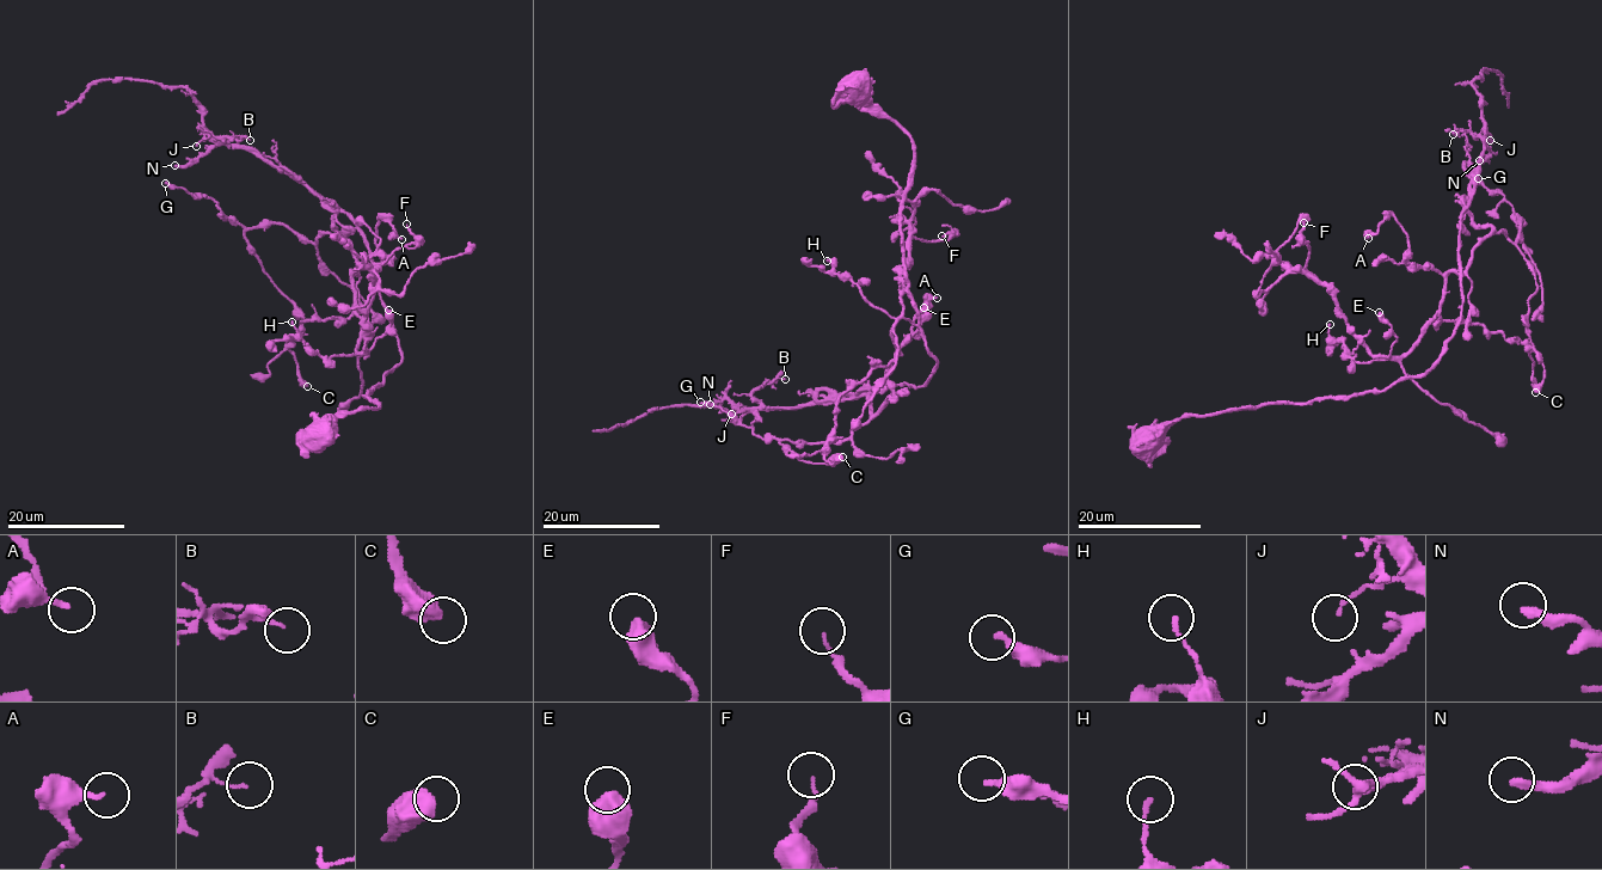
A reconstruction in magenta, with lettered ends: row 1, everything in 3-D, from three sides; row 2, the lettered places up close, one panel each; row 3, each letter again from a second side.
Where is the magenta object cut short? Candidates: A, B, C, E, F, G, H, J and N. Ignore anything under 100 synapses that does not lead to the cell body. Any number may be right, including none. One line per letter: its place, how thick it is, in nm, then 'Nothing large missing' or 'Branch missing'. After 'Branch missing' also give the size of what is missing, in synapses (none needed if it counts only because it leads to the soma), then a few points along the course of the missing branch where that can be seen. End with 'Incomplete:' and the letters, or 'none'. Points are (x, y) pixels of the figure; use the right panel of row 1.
A: Place: (1368, 238). Thickness 150 nm. Nothing large missing
B: Place: (1453, 134). Thickness 90 nm. Nothing large missing
C: Place: (1535, 392). Thickness 600 nm. Nothing large missing
E: Place: (1379, 312). Thickness 650 nm. Nothing large missing
F: Place: (1303, 222). Thickness 90 nm. Nothing large missing
G: Place: (1478, 178). Thickness 240 nm. Nothing large missing
H: Place: (1330, 324). Thickness 150 nm. Nothing large missing
J: Place: (1490, 140). Thickness 100 nm. Nothing large missing
N: Place: (1479, 160). Thickness 300 nm. Nothing large missing
Incomplete: none

